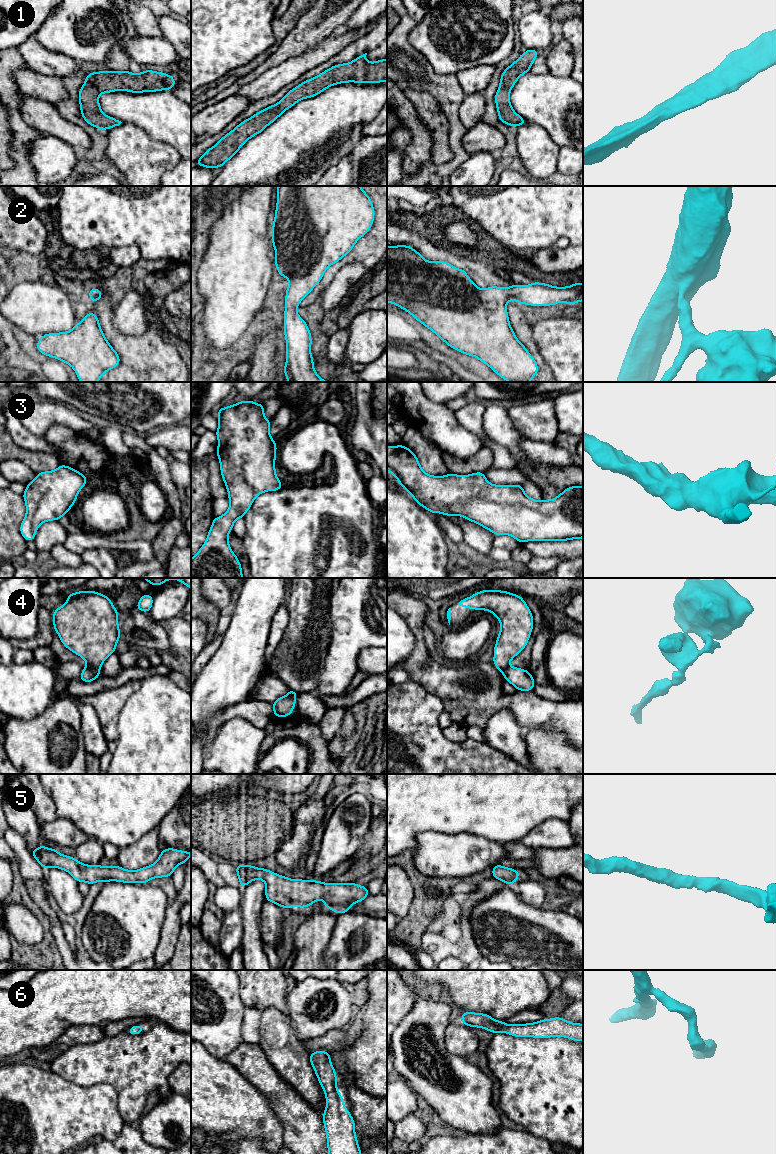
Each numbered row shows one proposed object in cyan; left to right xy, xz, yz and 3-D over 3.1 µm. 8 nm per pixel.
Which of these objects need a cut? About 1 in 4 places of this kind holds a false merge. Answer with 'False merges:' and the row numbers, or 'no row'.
False merges: 4

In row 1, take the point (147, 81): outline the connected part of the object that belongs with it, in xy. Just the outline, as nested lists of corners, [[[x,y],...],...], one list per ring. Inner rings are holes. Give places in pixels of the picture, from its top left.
[[[144,70],[140,74],[127,71],[99,71],[87,74],[85,83],[79,90],[80,111],[83,119],[91,126],[108,130],[122,122],[107,116],[101,110],[98,97],[102,93],[128,91],[132,93],[171,90],[175,79],[166,73]]]

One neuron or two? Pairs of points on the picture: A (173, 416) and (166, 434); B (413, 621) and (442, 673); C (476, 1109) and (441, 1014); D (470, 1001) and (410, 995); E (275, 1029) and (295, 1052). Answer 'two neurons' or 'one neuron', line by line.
A: two neurons
B: one neuron
C: one neuron
D: two neurons
E: one neuron

